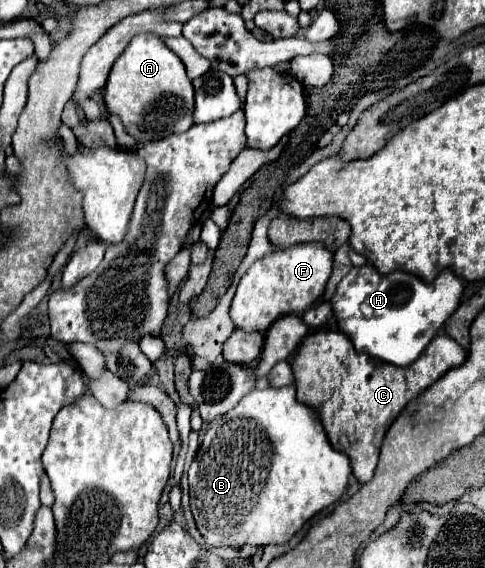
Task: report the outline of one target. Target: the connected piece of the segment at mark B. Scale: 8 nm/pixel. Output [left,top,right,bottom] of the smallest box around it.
[188,385,350,549]

